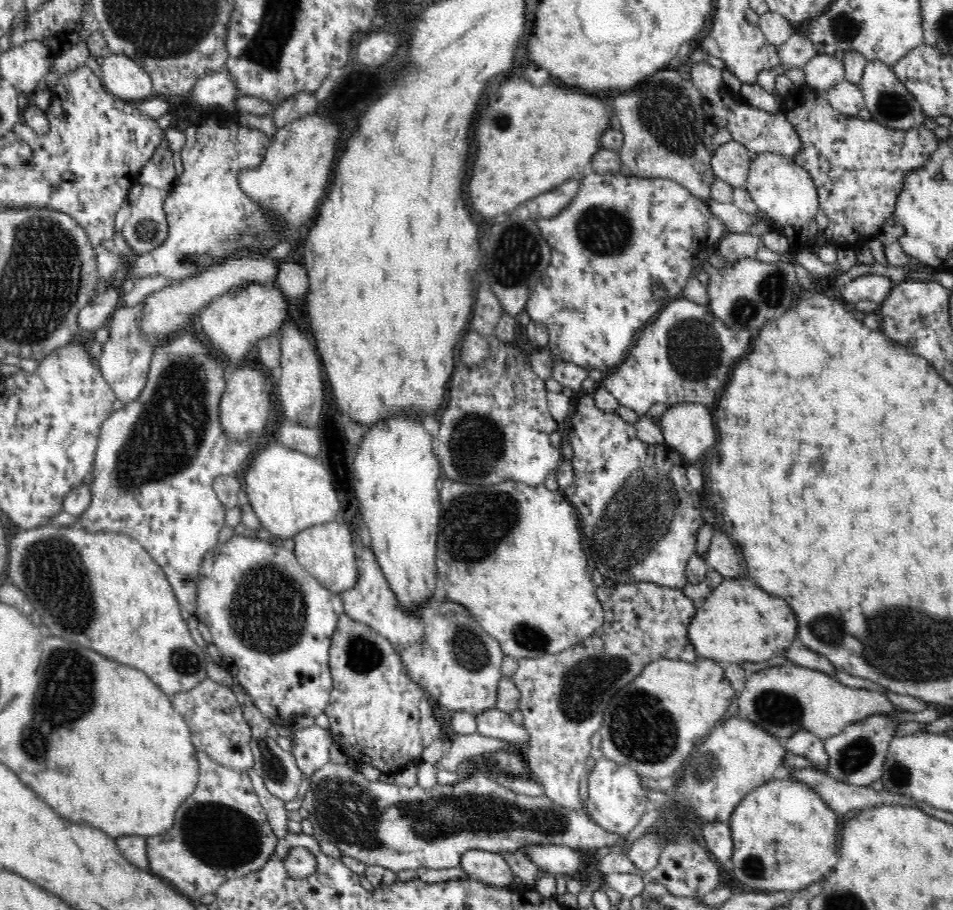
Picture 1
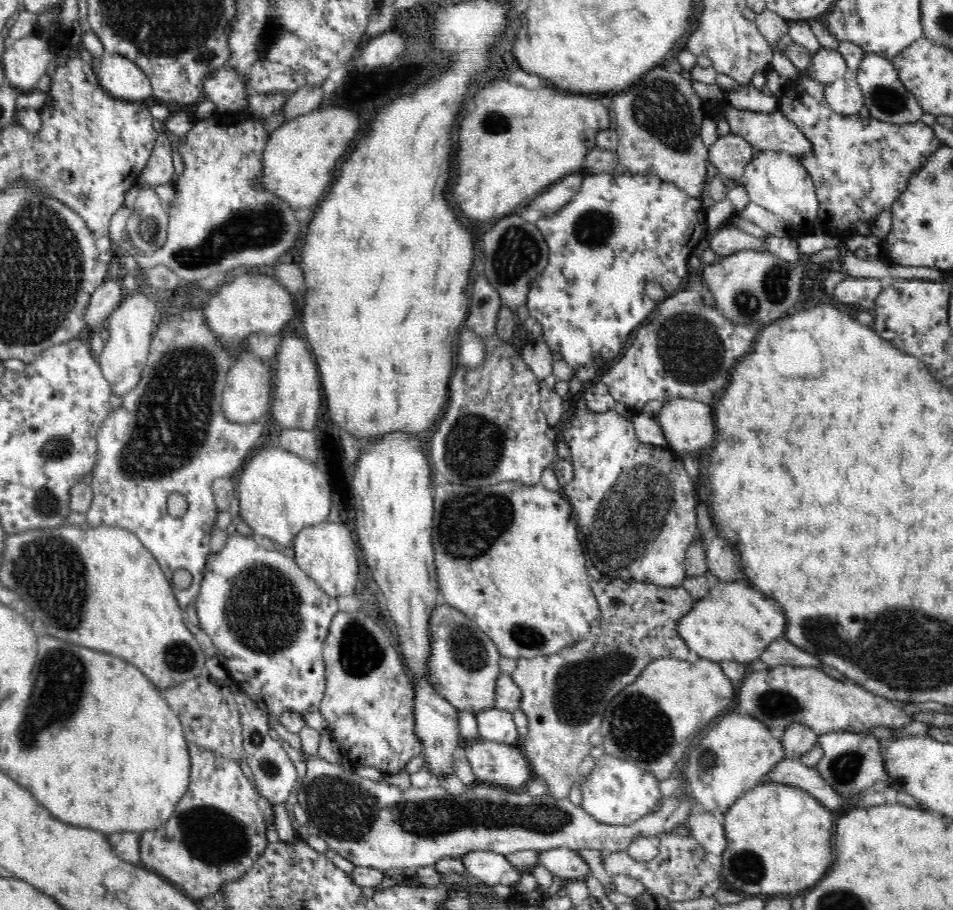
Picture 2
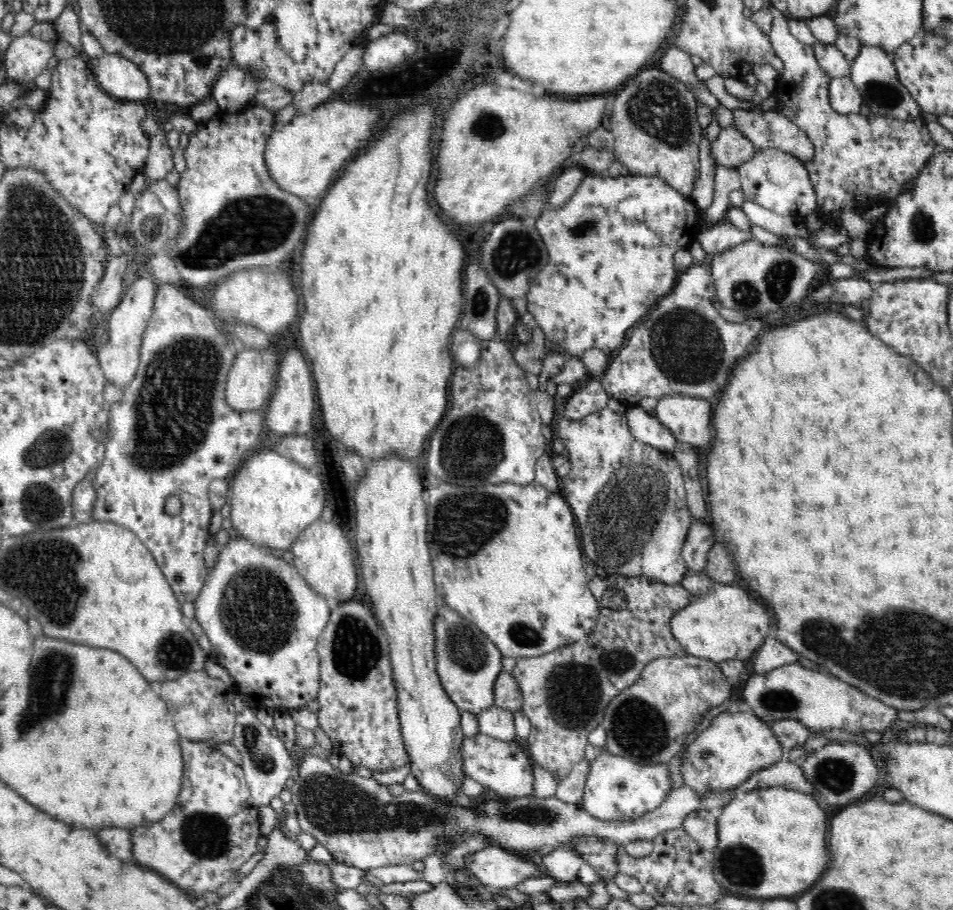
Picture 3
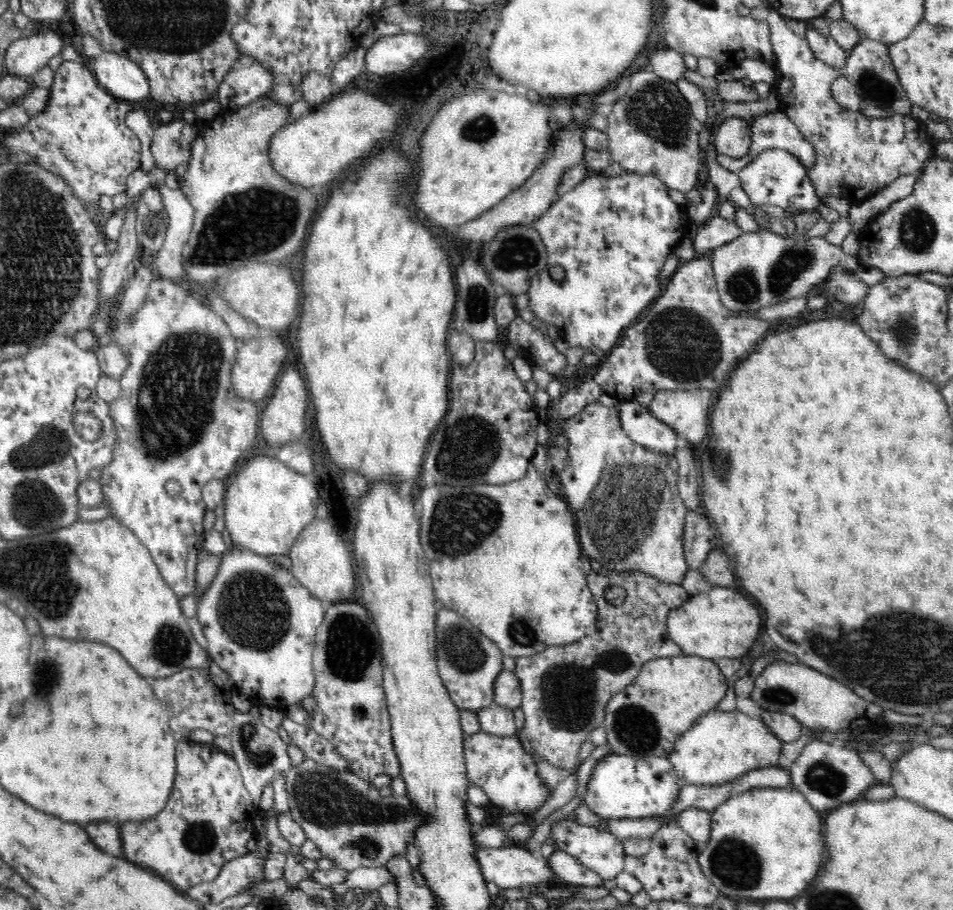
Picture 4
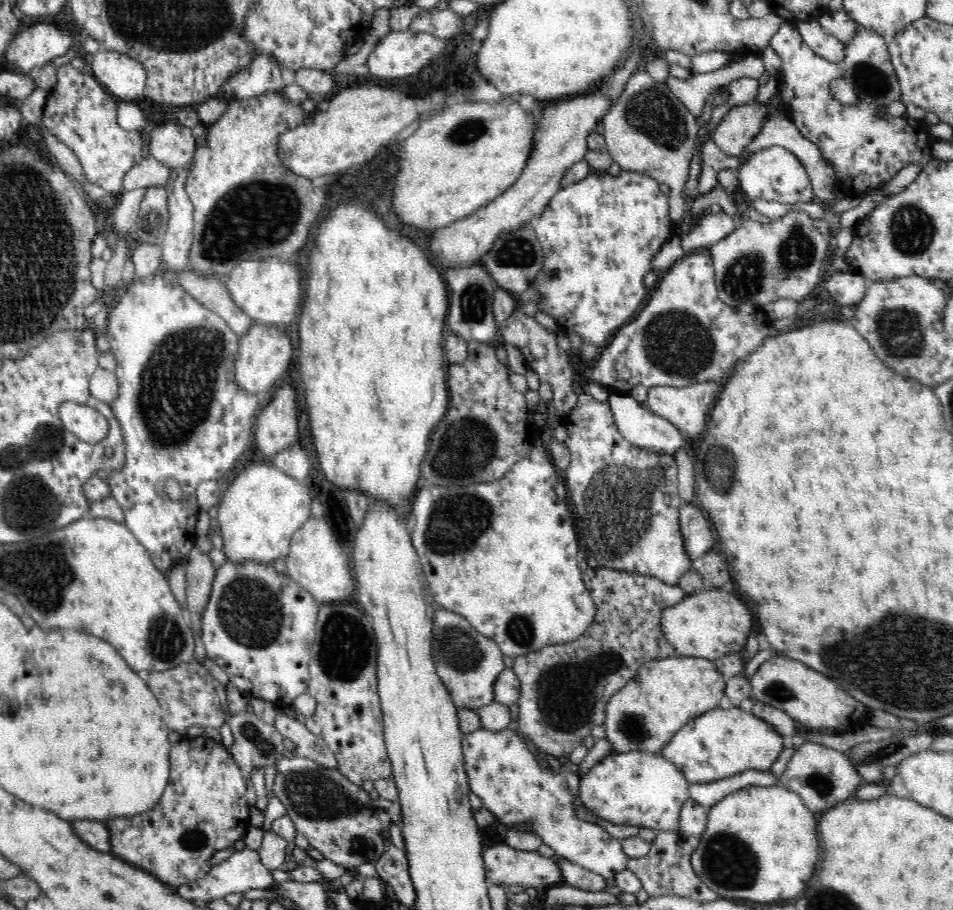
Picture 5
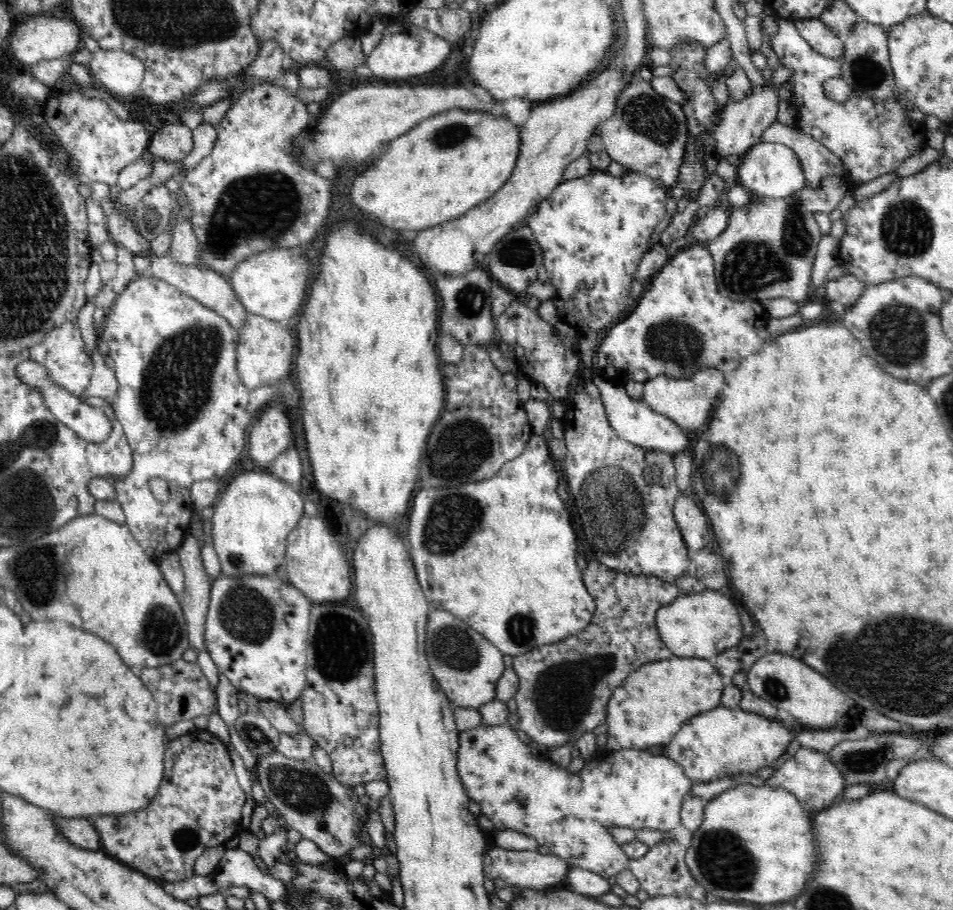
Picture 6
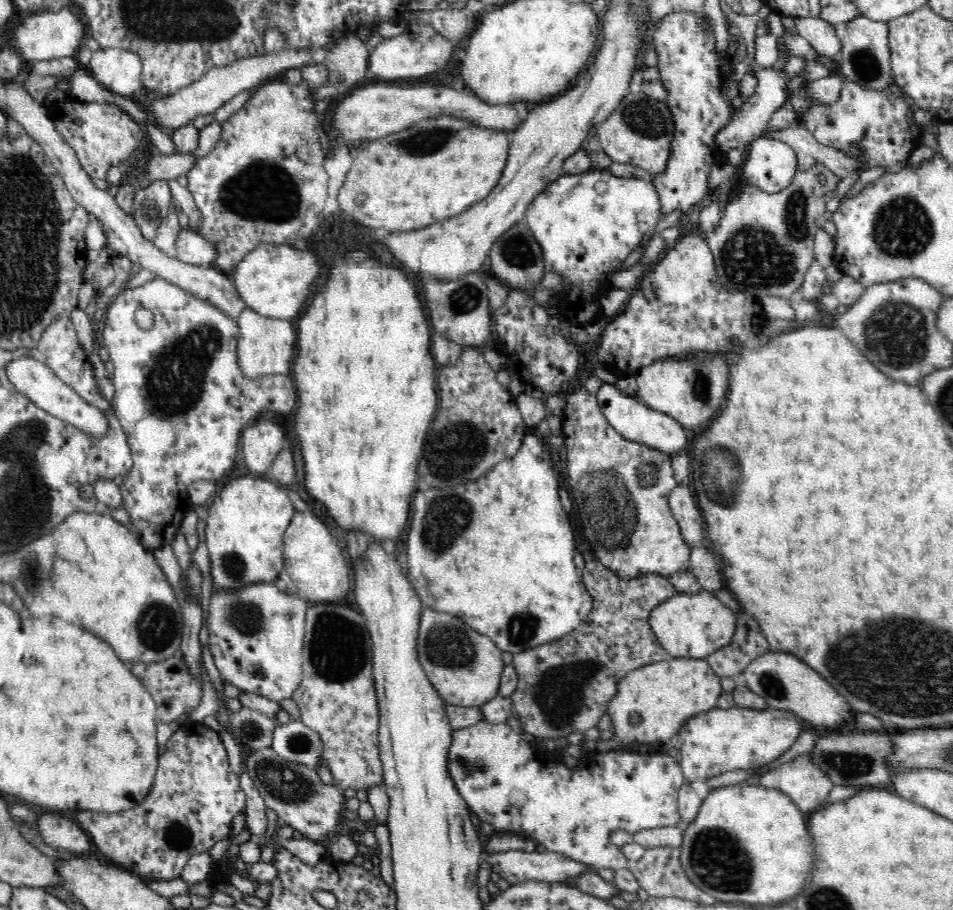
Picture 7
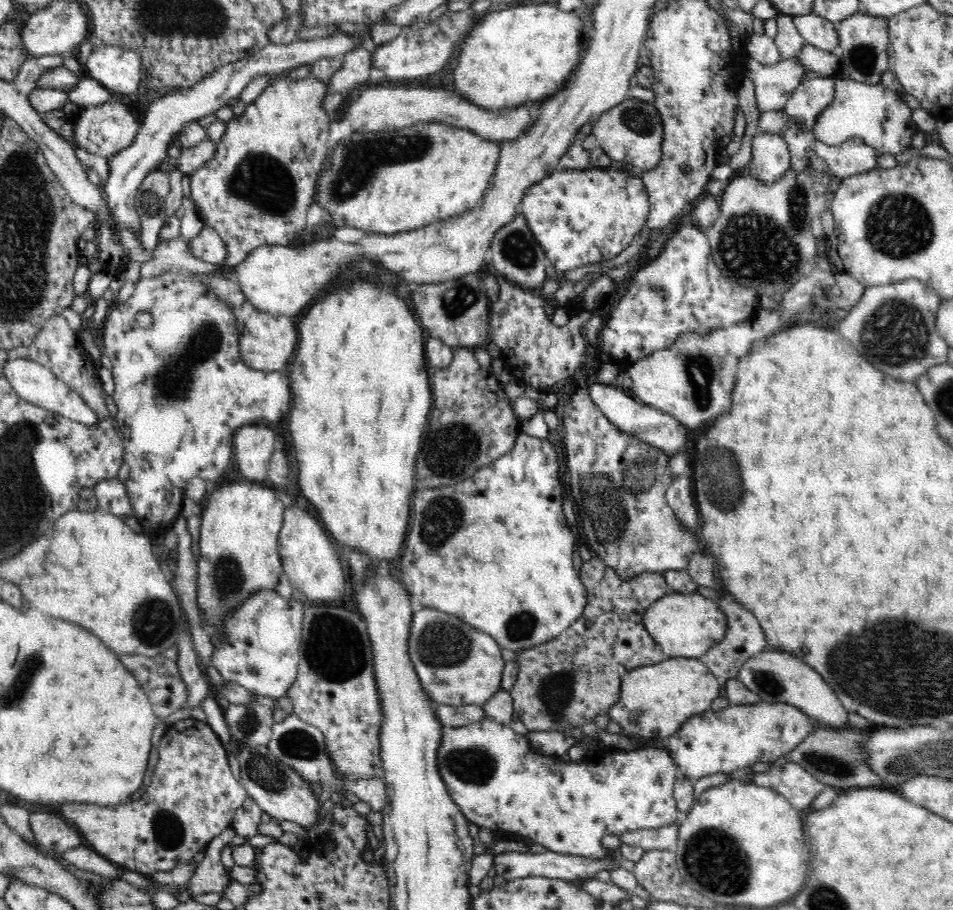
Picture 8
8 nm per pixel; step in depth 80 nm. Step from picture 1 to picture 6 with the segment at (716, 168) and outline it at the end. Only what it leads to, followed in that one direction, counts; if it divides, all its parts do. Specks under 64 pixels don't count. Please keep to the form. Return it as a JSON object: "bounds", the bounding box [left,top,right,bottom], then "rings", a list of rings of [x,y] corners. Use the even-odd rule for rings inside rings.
{"bounds":[711,82,779,156],"rings":[[[765,82],[744,100],[736,101],[729,97],[724,105],[721,119],[715,126],[716,130],[714,130],[711,142],[715,152],[721,156],[731,154],[743,156],[748,152],[752,146],[759,142],[765,130],[776,121],[779,99],[778,91],[767,86]]]}

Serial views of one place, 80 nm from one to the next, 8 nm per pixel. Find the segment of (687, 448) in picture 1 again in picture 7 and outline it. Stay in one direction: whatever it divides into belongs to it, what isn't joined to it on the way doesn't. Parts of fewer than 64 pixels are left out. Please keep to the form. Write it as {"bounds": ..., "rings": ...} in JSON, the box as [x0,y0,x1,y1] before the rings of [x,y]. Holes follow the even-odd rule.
{"bounds":[634,352,729,428],"rings":[[[698,352],[662,358],[646,368],[640,368],[640,372],[634,376],[638,385],[634,396],[650,408],[671,416],[684,428],[696,428],[709,422],[722,408],[728,392],[729,368],[723,352]]]}

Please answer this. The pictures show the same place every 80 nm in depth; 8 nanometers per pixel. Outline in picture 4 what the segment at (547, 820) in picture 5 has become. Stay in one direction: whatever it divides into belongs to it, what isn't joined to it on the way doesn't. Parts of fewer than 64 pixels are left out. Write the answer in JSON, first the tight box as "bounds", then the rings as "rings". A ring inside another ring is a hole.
{"bounds":[463,730,624,884],"rings":[[[481,730],[464,737],[463,749],[469,782],[486,792],[488,807],[506,813],[532,814],[550,797],[550,791],[538,777],[531,751],[519,734],[494,736]],[[569,818],[556,821],[551,826],[551,840],[555,849],[564,851],[584,866],[597,872],[606,884],[611,884],[617,874],[623,870],[624,857],[623,843],[616,840],[610,833],[593,826],[580,825],[576,820]]]}

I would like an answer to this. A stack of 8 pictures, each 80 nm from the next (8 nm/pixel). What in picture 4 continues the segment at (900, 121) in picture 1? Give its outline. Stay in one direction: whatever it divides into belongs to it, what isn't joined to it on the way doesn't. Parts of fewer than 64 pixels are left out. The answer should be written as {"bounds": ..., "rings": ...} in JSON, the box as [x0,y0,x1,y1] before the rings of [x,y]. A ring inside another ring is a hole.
{"bounds":[842,39,910,116],"rings":[[[862,39],[861,42],[847,54],[847,62],[842,73],[852,88],[861,98],[863,105],[872,105],[878,108],[888,108],[896,106],[898,100],[906,100],[906,116],[910,116],[910,102],[902,83],[897,78],[897,73],[891,56],[889,55],[888,46],[880,41]]]}

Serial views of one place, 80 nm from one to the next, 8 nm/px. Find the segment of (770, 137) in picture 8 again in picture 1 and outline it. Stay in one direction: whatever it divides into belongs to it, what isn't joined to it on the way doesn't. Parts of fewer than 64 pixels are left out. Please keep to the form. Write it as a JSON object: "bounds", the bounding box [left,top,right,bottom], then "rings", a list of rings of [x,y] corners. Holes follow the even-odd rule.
{"bounds":[744,152,819,254],"rings":[[[774,152],[753,156],[744,188],[759,210],[769,218],[771,229],[787,238],[791,252],[796,254],[812,248],[812,242],[818,237],[819,231],[816,225],[819,196],[809,172],[796,164],[794,158]]]}

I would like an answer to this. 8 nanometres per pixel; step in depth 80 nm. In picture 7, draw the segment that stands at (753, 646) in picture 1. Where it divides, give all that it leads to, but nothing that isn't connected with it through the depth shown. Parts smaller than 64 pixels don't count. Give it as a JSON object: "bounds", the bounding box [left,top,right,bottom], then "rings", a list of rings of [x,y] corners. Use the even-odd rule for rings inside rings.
{"bounds":[649,589,736,659],"rings":[[[703,589],[696,594],[670,596],[652,610],[649,624],[660,645],[672,658],[706,659],[712,652],[730,644],[736,628],[736,616],[715,595]]]}

